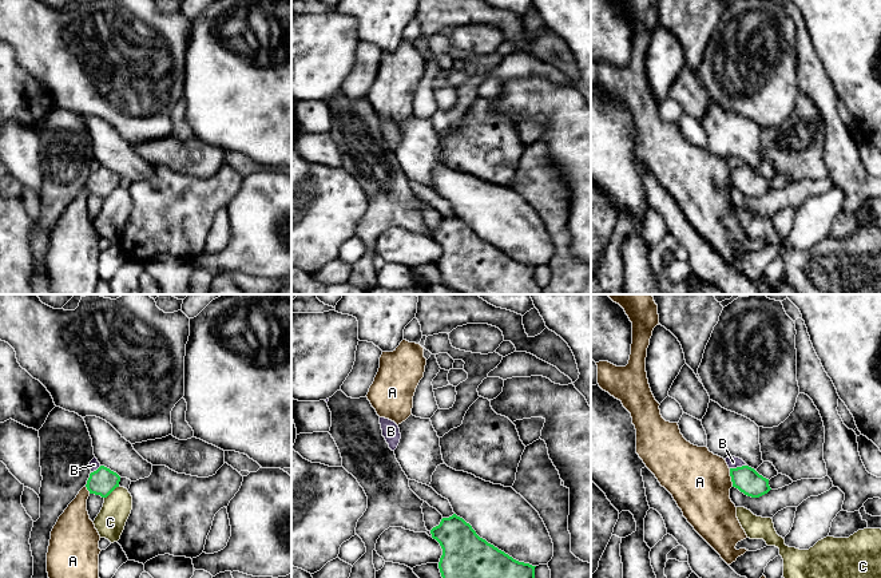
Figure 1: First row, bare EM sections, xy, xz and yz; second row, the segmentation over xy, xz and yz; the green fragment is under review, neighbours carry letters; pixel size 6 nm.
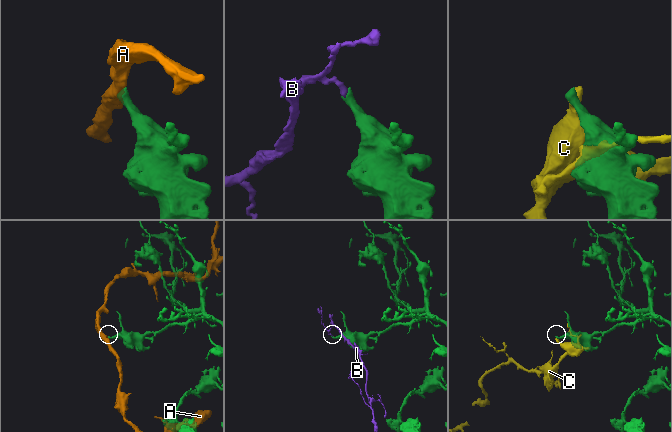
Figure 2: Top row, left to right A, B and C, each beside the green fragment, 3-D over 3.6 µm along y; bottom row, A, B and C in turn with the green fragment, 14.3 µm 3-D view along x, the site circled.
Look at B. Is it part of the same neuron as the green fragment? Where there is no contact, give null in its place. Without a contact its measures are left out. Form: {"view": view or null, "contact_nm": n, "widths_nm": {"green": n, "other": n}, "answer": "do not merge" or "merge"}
{"view": "yz", "contact_nm": 110, "widths_nm": {"green": 160, "other": 70}, "answer": "do not merge"}

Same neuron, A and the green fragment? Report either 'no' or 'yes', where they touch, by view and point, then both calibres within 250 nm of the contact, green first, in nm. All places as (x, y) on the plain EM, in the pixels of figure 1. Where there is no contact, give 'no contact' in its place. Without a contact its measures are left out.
no; contact yz (731, 178); calibres 160 and 380 nm

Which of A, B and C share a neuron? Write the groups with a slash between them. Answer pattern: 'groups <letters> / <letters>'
groups A / B / C

